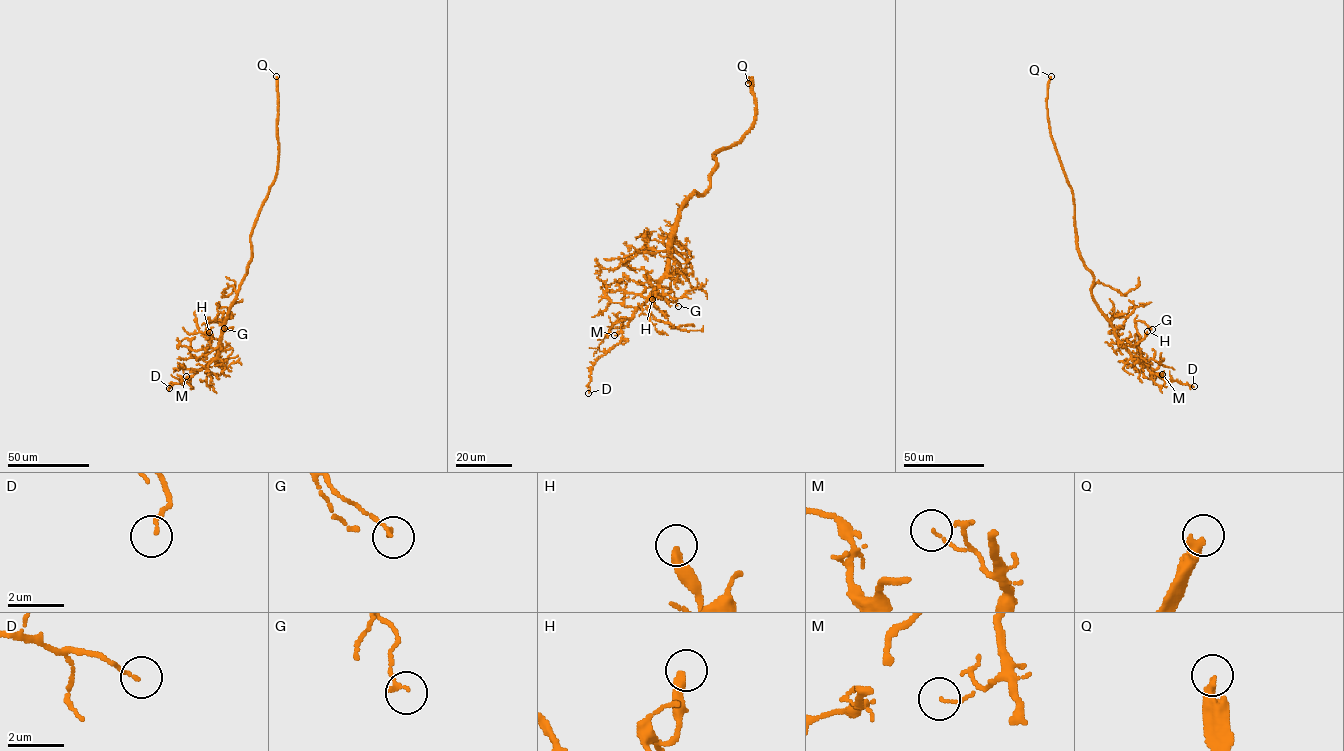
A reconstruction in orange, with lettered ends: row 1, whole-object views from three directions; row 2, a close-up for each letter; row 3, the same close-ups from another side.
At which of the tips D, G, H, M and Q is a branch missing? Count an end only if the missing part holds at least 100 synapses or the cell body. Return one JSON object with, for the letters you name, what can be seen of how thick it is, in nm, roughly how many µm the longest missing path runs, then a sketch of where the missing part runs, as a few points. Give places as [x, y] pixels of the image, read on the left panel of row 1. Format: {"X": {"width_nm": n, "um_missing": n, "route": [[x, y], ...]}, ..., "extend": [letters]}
{"Q": {"width_nm": 340, "um_missing": 140, "route": [[276, 76], [272, 27], [244, 9], [231, 15], [226, 31], [210, 35], [198, 57], [198, 70], [206, 73]]}, "extend": ["Q"]}

